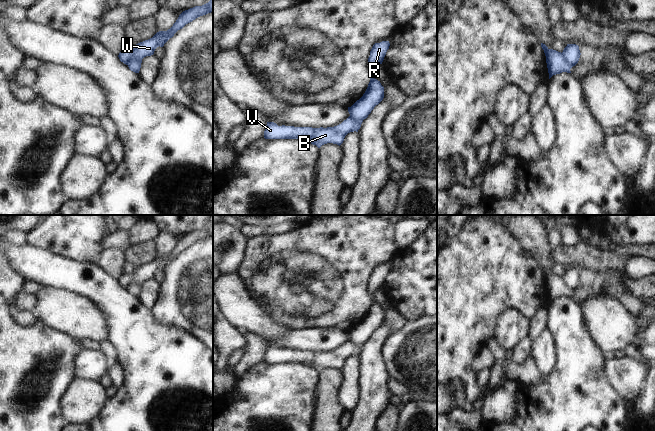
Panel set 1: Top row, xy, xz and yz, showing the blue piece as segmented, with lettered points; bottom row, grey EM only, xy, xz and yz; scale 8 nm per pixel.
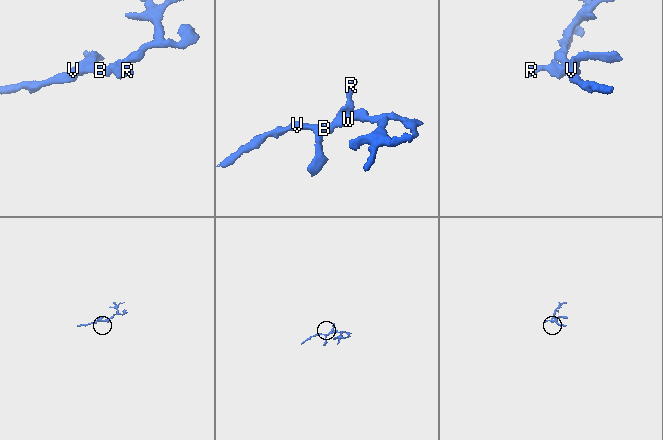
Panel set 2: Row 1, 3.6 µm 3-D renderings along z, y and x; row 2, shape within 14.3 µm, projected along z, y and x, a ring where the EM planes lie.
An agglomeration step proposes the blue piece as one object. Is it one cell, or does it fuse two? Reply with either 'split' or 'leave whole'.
split

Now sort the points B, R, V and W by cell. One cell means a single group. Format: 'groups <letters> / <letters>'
groups B V W / R

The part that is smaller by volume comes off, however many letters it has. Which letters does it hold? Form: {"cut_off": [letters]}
{"cut_off": ["R"]}

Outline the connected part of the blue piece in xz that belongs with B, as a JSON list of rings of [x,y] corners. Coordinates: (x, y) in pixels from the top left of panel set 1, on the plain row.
[[[350,339],[341,348],[327,352],[278,350],[274,346],[267,346],[264,355],[265,363],[301,363],[320,372],[327,367],[341,369],[345,360],[350,356],[358,356],[364,343],[357,343]]]

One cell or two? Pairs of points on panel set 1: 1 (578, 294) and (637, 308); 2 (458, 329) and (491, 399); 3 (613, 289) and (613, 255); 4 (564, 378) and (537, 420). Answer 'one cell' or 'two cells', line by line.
1: one cell
2: two cells
3: two cells
4: one cell

